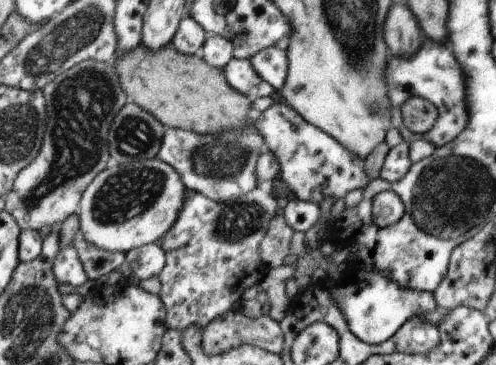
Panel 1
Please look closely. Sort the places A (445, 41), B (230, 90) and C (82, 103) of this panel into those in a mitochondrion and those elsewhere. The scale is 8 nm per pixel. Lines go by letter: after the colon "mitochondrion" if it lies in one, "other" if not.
A: other
B: other
C: mitochondrion

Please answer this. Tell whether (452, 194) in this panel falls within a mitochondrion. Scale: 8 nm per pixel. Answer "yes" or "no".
yes

